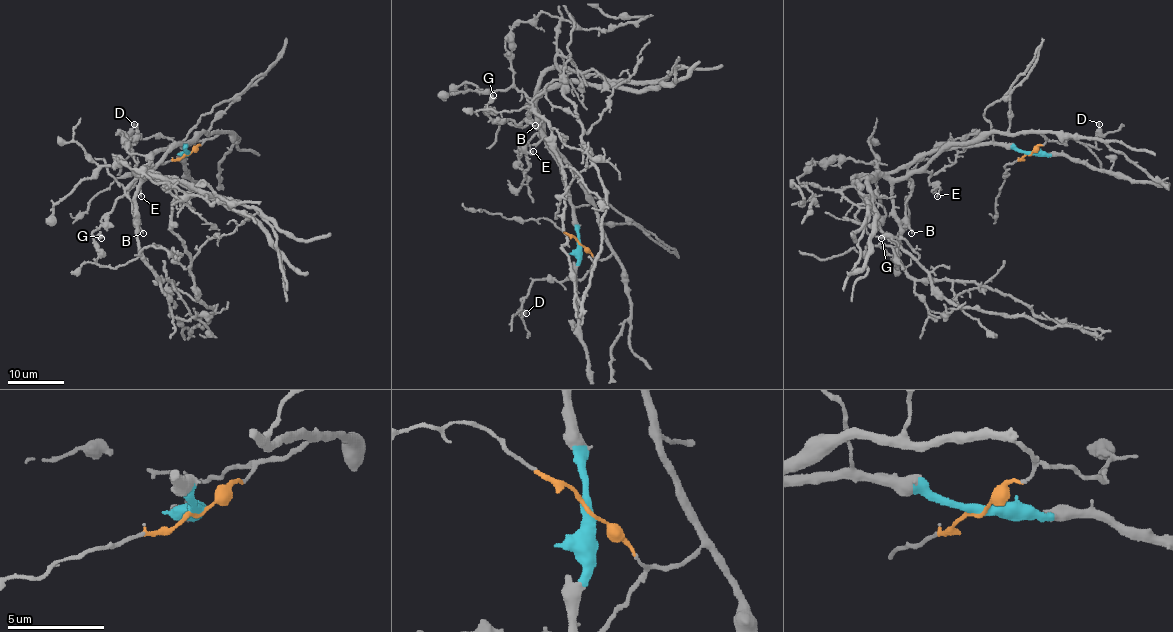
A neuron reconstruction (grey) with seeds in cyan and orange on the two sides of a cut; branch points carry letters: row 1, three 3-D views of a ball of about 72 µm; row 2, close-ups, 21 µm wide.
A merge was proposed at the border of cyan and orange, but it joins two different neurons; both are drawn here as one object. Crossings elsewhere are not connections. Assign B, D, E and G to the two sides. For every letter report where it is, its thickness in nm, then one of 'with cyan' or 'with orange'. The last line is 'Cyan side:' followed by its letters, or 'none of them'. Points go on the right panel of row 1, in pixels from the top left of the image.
B: (911, 233) | 110 nm | with cyan
D: (1099, 124) | 180 nm | with orange
E: (937, 196) | 110 nm | with orange
G: (881, 238) | 500 nm | with cyan
Cyan side: B, G

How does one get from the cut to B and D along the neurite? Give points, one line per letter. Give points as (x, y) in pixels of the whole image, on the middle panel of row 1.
B: (579, 243), (562, 166), (546, 140), (544, 127), (539, 121), (518, 126), (525, 119), (534, 126)
D: (579, 243), (592, 255), (595, 263), (581, 278), (558, 281), (537, 278), (518, 309), (526, 313)

